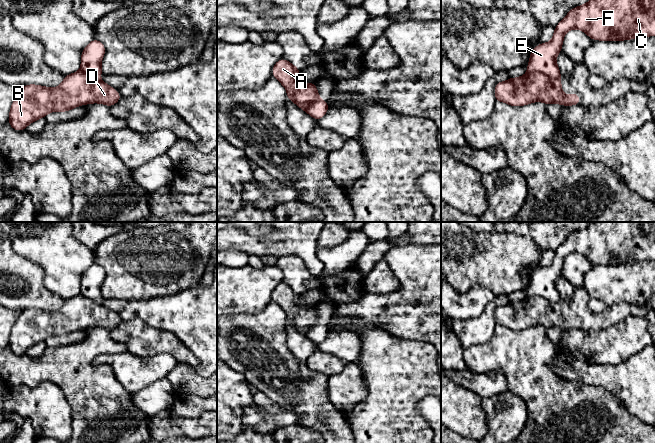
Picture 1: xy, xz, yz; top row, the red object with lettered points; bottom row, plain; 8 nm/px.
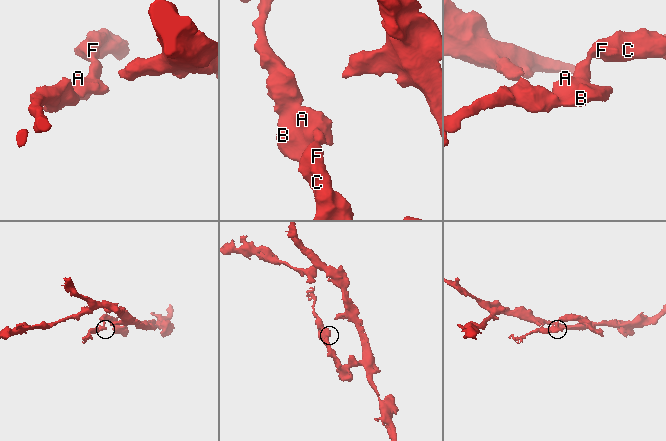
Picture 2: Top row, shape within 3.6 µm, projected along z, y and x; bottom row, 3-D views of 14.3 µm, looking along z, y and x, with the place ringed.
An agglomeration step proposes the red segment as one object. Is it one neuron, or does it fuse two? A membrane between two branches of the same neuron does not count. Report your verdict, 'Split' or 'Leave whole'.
Split

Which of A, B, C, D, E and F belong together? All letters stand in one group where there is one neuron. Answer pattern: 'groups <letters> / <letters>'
groups A B D / C E F

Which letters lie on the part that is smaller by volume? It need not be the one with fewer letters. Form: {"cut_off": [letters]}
{"cut_off": ["A", "B", "D"]}

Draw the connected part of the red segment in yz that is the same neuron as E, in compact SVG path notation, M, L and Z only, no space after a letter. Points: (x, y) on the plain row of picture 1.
M593 222L582 230L572 232L555 251L553 262L548 267L537 269L530 277L527 295L539 296L550 302L561 301L556 281L562 274L567 255L579 253L591 264L621 265L646 260L655 260L655 222Z

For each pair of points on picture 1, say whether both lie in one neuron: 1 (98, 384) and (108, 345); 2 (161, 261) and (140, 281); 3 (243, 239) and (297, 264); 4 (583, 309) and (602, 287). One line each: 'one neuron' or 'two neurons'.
1: one neuron
2: one neuron
3: two neurons
4: two neurons

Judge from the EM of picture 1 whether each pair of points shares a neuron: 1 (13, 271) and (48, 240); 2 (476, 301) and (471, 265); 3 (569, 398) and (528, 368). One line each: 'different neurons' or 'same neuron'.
1: different neurons
2: different neurons
3: same neuron

